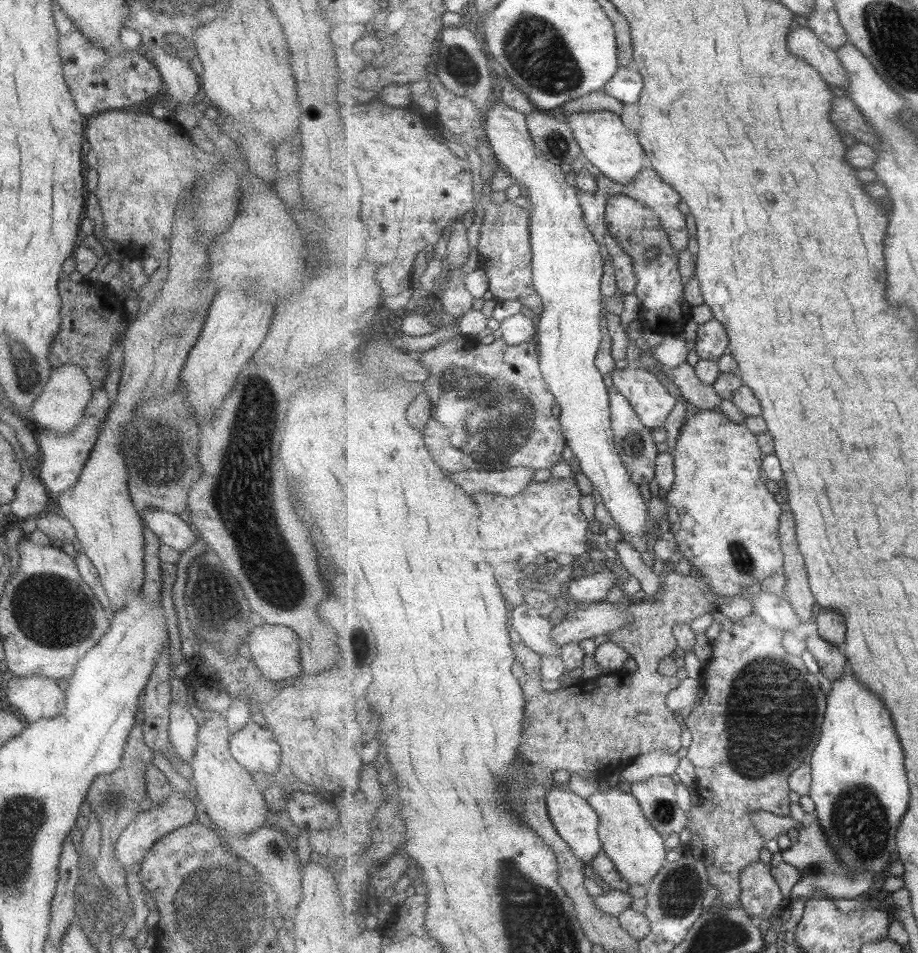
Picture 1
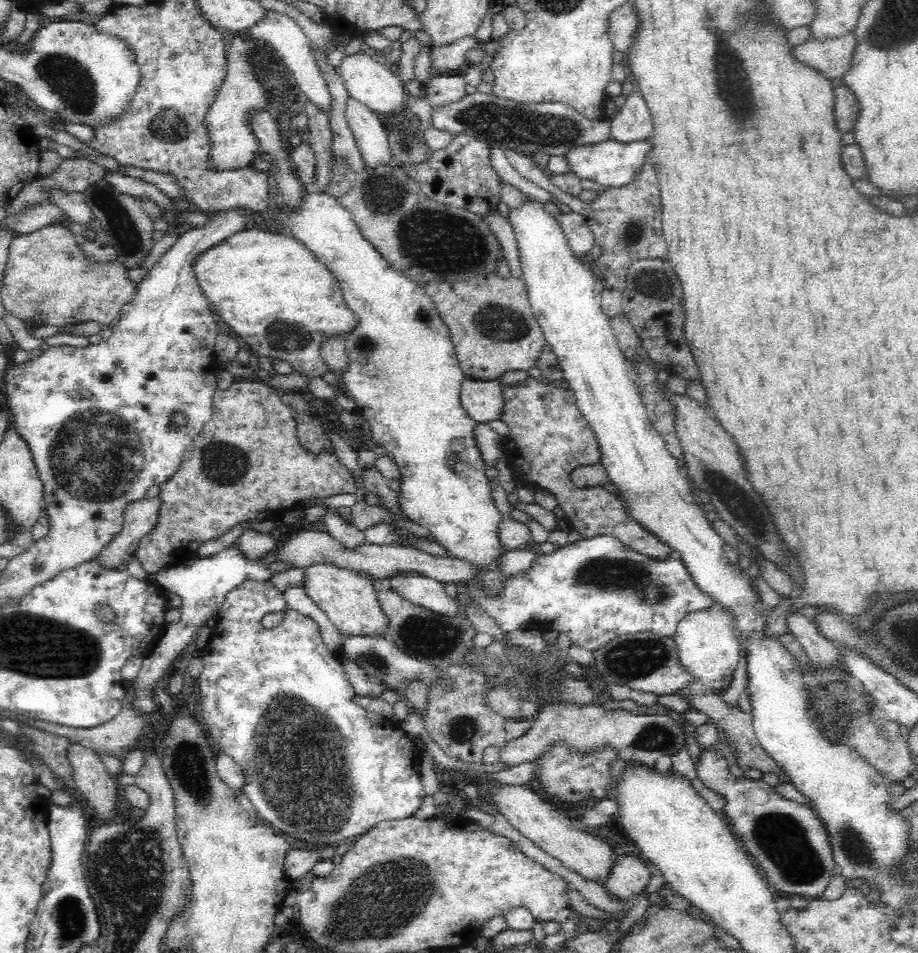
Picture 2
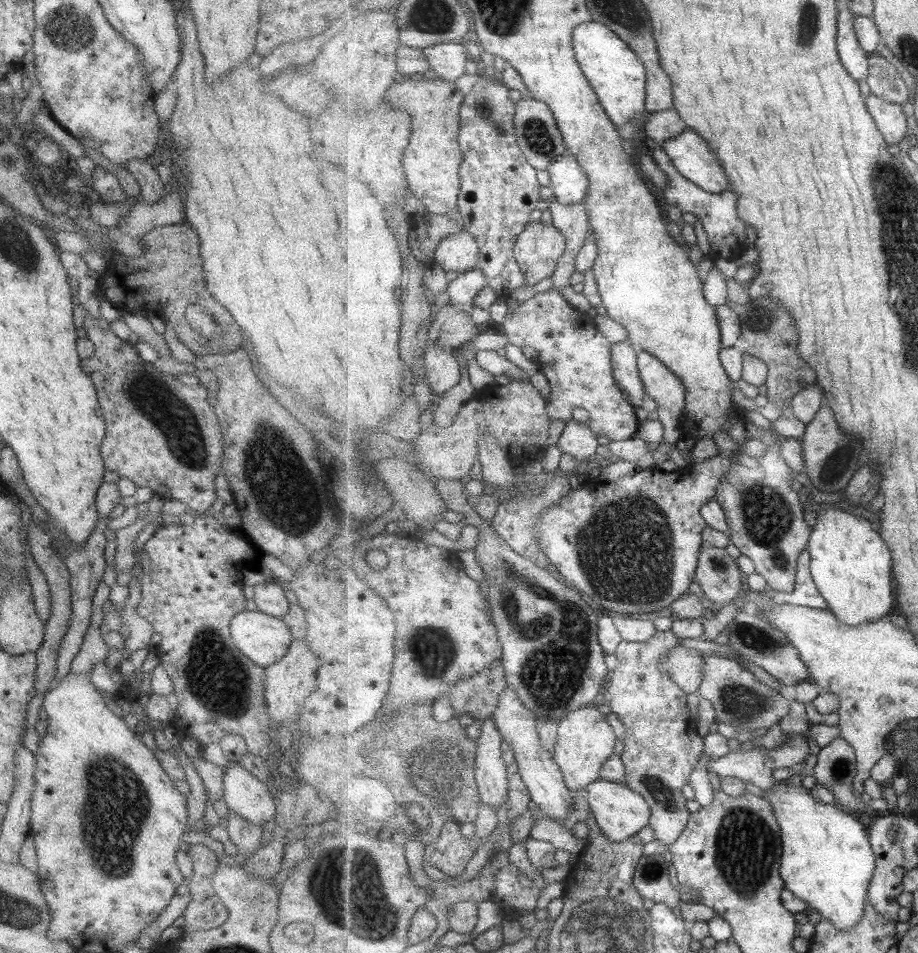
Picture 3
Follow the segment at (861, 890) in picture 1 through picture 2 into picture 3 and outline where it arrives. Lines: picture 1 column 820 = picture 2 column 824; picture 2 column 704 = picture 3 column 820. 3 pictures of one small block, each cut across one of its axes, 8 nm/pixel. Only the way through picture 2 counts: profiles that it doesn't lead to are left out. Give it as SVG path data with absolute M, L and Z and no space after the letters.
M837 737L822 749L812 770L815 784L825 785L844 808L855 814L867 808L868 804L854 791L858 773L855 749L843 737Z

